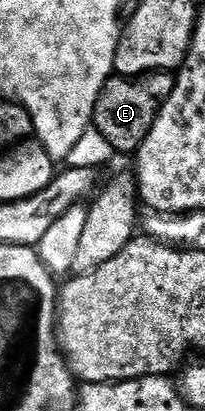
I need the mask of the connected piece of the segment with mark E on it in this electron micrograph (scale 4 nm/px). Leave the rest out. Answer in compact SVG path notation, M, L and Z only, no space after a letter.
M165 71L142 73L138 77L120 75L108 79L98 95L92 117L94 130L103 135L110 145L135 147L144 140L162 104L172 93L174 76Z

